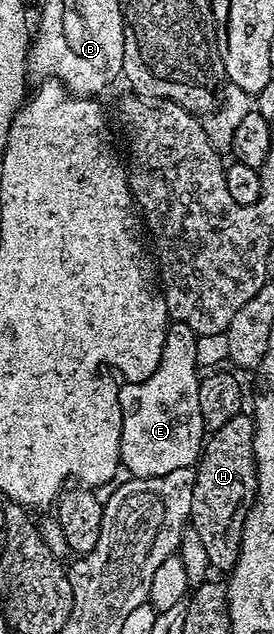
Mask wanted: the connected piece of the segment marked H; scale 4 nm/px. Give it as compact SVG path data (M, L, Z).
M246 413L235 416L225 426L213 430L205 440L196 465L194 496L189 522L202 541L211 568L229 572L240 553L240 539L247 522L248 509L257 494L256 457L253 454L256 422Z

